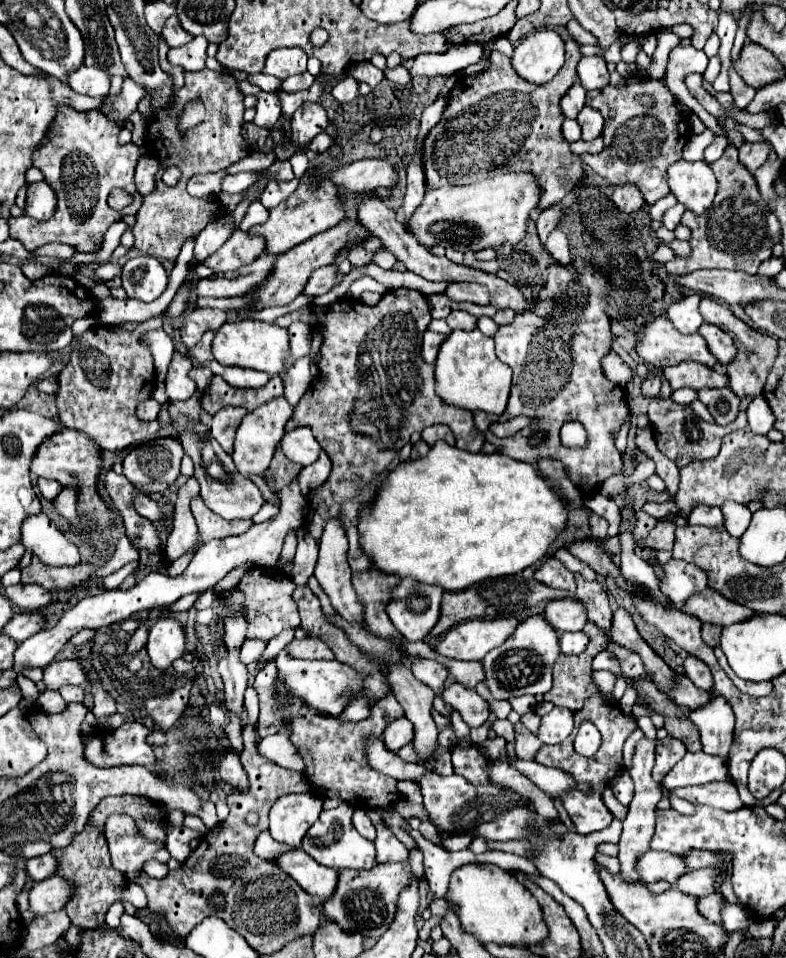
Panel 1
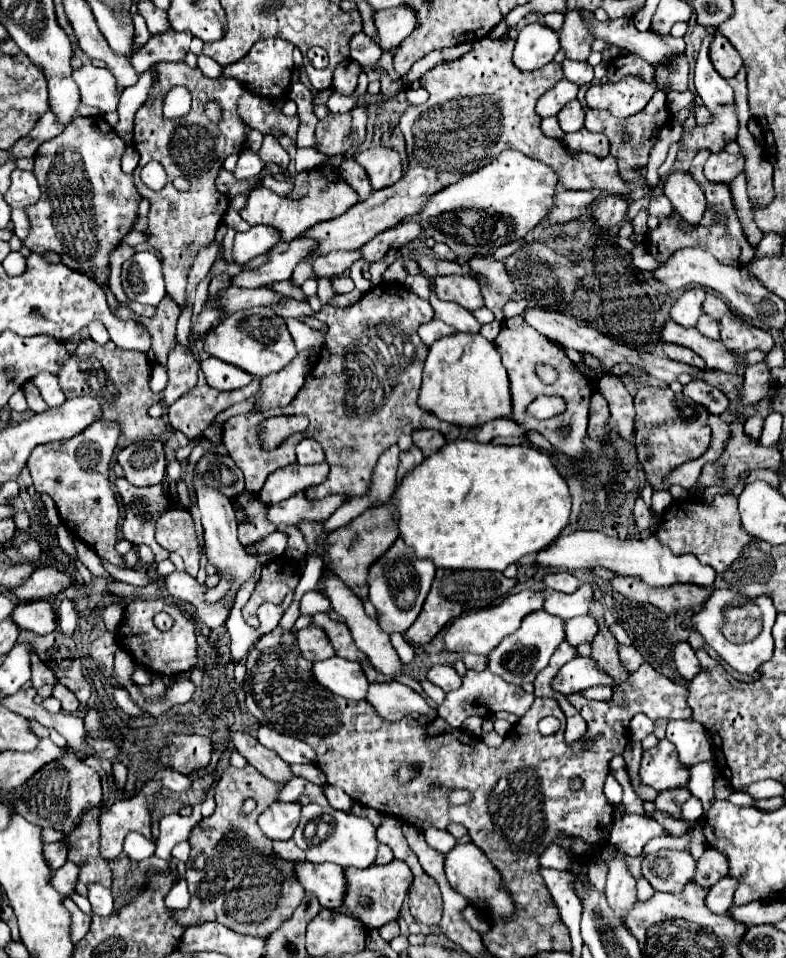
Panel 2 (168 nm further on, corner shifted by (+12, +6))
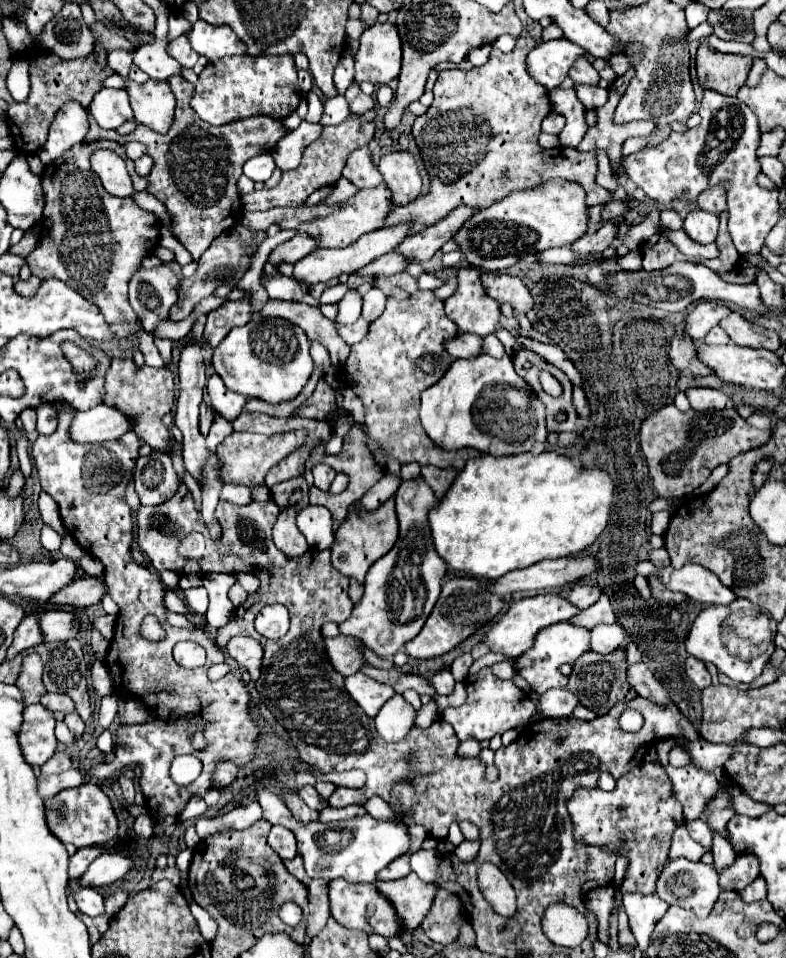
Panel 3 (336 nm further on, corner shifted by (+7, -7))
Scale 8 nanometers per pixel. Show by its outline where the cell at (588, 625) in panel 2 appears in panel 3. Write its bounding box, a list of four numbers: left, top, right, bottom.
[592,623,624,653]

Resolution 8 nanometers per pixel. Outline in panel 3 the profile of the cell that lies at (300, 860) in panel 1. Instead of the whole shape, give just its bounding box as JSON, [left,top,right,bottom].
[328,879,404,939]

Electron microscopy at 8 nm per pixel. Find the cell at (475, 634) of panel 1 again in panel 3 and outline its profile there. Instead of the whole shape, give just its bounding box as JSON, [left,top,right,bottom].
[482,593,580,657]

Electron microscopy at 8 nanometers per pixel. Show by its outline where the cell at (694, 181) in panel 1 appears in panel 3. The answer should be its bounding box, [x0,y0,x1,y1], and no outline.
[684,209,718,243]

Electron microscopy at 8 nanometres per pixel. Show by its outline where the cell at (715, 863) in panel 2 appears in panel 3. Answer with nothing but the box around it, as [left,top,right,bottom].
[720,853,760,891]

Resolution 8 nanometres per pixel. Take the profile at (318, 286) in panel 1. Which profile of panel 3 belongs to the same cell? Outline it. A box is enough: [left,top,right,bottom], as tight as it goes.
[356,251,410,277]

